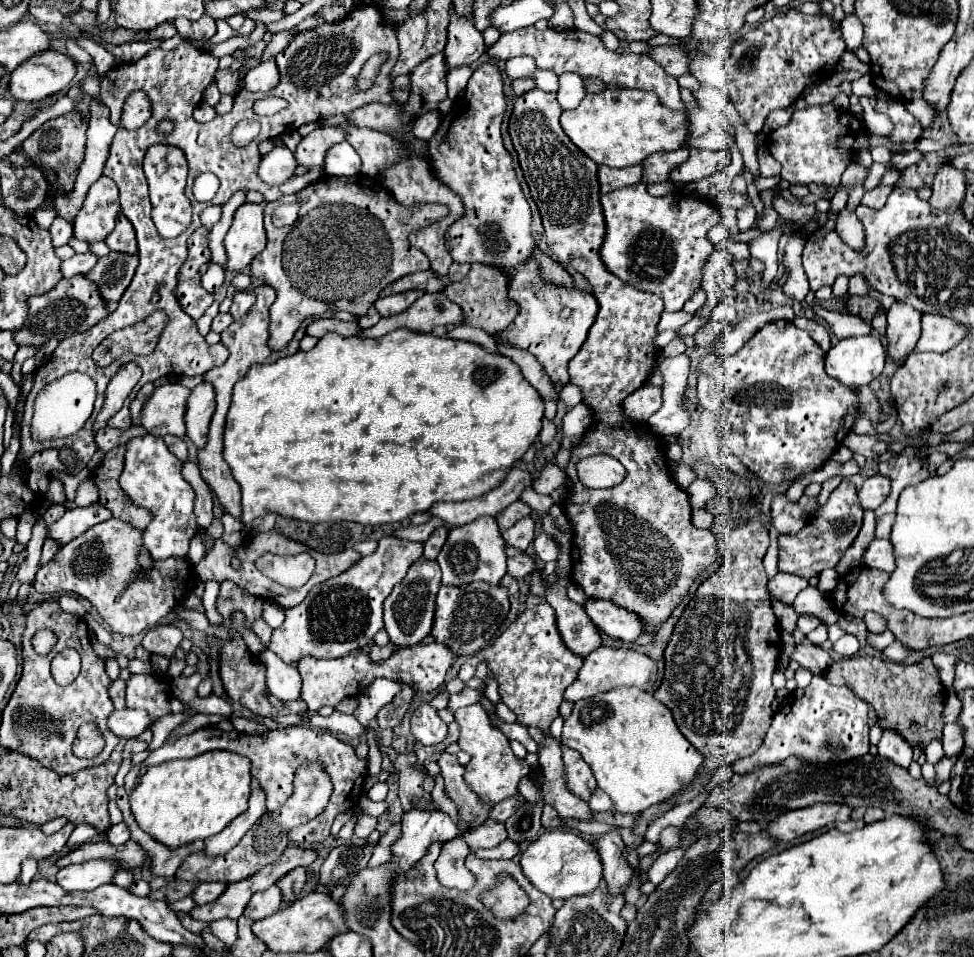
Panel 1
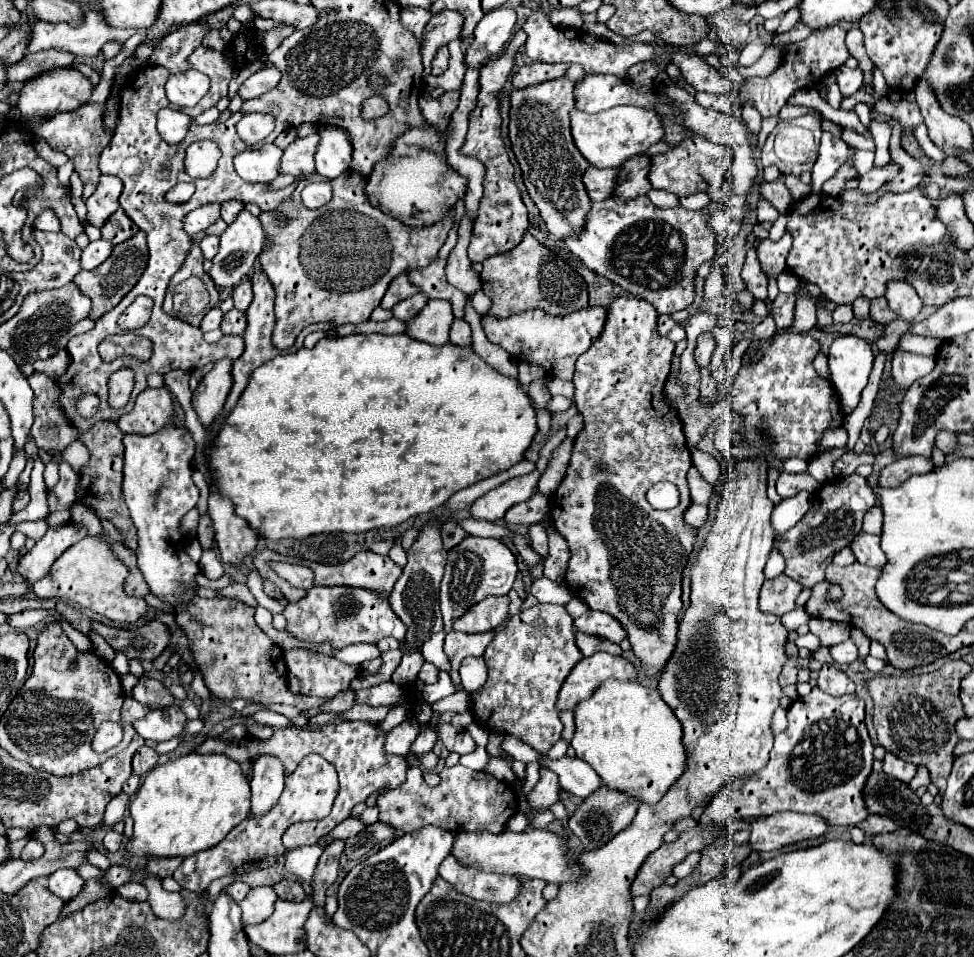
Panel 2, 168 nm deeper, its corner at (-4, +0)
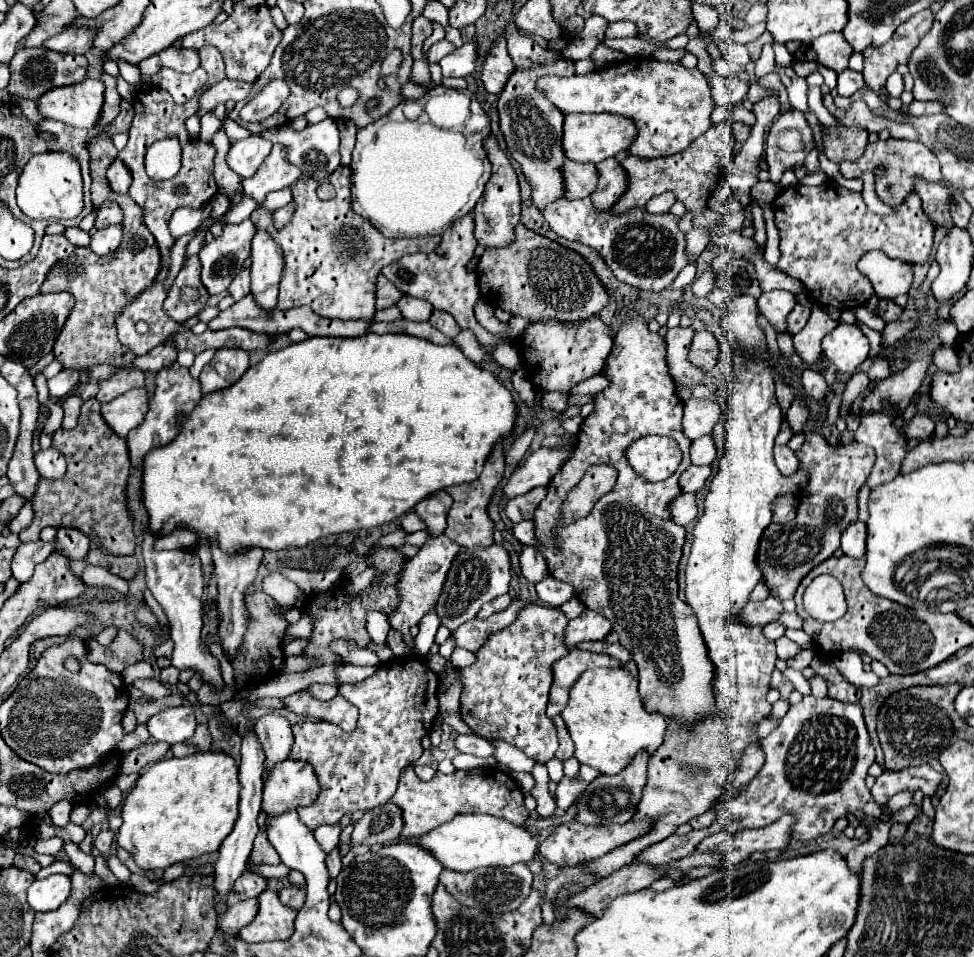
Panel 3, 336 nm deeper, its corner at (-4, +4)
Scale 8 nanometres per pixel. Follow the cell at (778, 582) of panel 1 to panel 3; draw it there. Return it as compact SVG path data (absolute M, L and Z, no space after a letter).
M769 595L765 601L751 601L747 605L747 609L741 611L739 621L746 625L755 625L755 623L769 623L769 621L777 621L779 615L783 613L783 603L779 597Z

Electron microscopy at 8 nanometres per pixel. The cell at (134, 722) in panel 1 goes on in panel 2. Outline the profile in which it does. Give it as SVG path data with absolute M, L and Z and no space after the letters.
M169 707L165 711L149 711L143 719L135 721L133 727L143 739L169 741L183 735L187 717L179 707Z

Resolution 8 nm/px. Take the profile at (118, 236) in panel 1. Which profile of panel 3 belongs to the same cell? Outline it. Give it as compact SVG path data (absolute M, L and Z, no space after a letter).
M105 201L97 213L95 227L105 229L109 225L121 225L123 223L123 209L117 205L117 201Z

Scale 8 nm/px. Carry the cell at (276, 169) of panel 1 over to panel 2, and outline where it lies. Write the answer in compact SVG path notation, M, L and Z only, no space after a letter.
M261 145L235 155L235 171L249 183L269 183L279 175L283 151L275 145Z

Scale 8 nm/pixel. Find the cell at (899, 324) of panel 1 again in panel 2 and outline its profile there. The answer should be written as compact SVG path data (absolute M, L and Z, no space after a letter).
M889 281L885 299L887 299L889 307L909 323L917 317L917 313L921 311L921 305L923 305L919 295L915 293L915 289L911 289L911 285L907 285L907 281Z

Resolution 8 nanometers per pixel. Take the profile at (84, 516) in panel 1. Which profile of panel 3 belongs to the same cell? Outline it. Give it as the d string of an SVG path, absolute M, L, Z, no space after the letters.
M39 539L33 543L23 543L11 561L13 577L21 583L29 581L35 571L35 565L45 561L53 551L55 551L55 541L41 541Z

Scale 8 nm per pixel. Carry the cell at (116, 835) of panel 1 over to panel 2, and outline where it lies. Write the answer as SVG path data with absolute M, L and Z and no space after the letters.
M113 829L105 835L105 839L103 839L103 847L107 849L107 853L115 853L119 847L121 847L121 843L123 843L123 835L119 835L119 833L115 833Z

